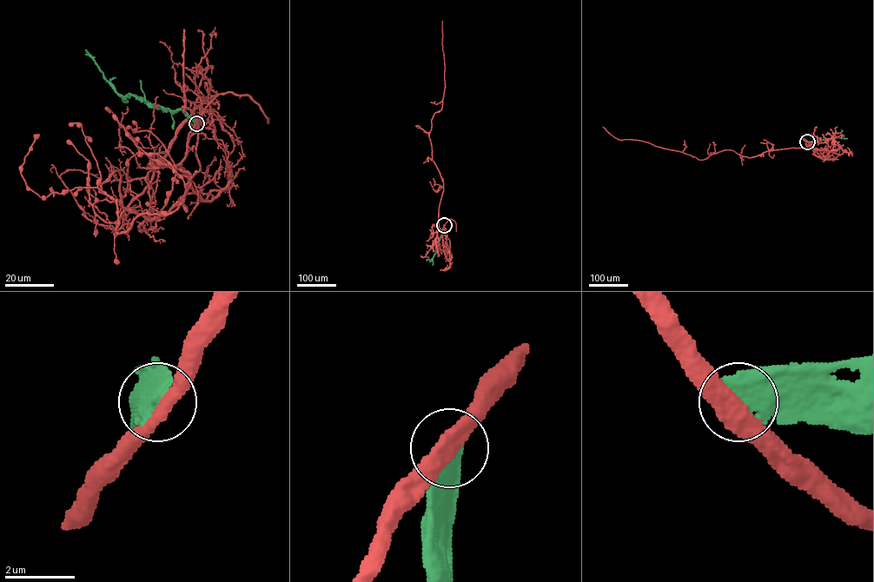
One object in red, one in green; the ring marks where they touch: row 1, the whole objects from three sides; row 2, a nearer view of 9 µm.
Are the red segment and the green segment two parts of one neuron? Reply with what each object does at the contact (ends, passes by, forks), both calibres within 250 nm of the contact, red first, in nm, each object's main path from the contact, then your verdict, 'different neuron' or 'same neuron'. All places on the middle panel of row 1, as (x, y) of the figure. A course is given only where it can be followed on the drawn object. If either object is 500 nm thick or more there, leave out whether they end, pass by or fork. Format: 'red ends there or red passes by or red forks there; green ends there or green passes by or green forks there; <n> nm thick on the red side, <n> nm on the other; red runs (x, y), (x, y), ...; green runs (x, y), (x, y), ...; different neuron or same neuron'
440 nm thick on the red side, 600 nm on the other; red runs (444, 225), (441, 229), (438, 221), (443, 181), (429, 136), (445, 88), (442, 21); green runs (444, 225), (433, 256), (427, 259); different neuron

